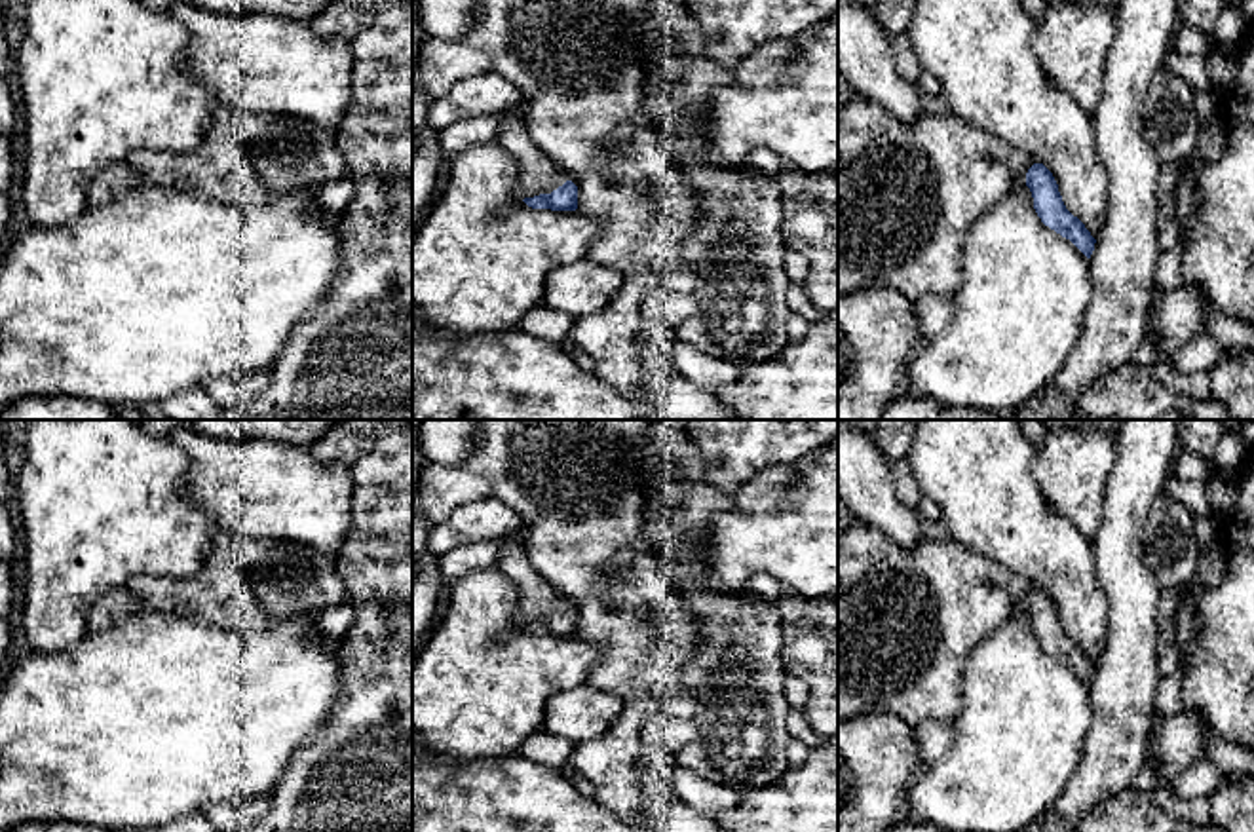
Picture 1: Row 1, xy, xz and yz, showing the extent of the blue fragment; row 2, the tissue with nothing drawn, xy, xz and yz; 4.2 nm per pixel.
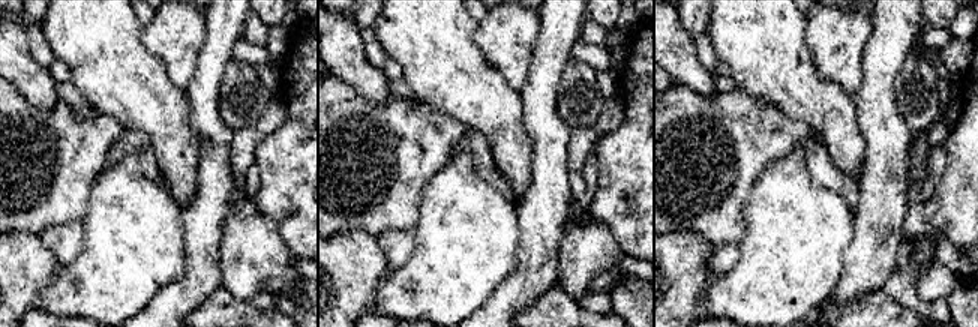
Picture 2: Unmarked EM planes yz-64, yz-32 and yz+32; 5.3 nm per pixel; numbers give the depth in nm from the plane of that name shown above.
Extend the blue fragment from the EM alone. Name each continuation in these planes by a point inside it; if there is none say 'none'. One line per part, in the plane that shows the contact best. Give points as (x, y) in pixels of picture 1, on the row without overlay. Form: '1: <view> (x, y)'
1: xz (538, 601)

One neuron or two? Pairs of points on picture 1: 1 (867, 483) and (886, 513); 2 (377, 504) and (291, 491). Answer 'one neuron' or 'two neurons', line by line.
1: one neuron
2: two neurons

